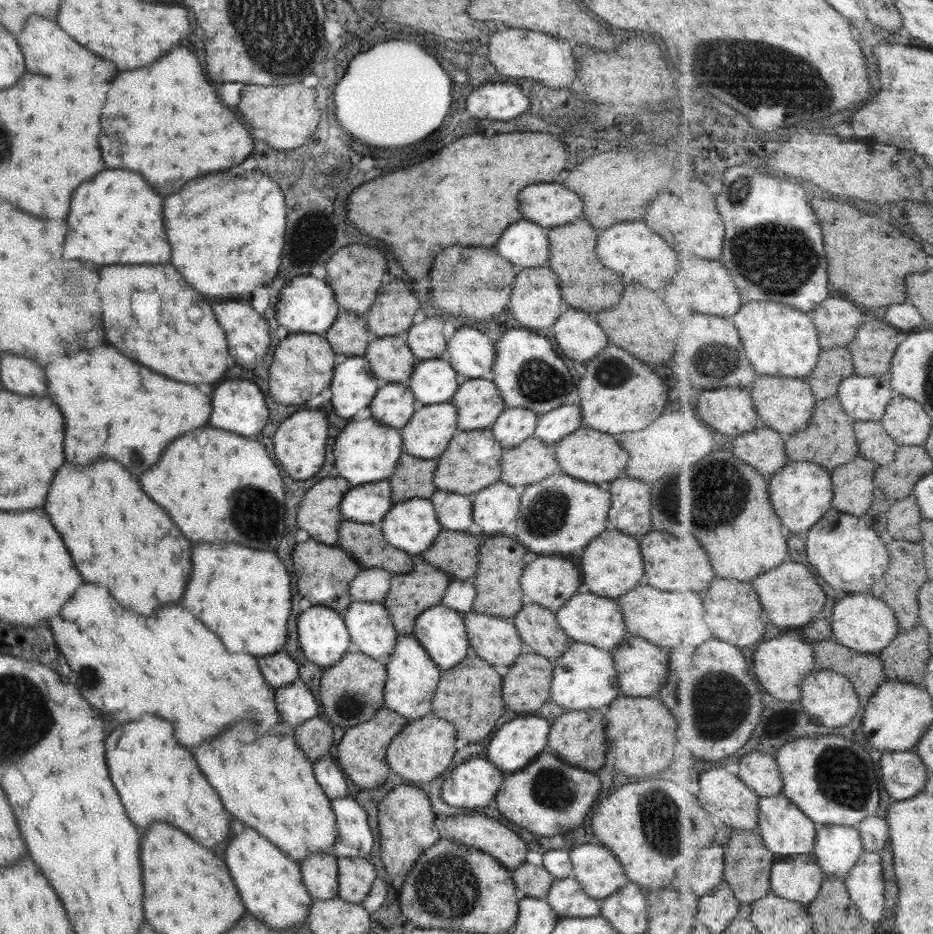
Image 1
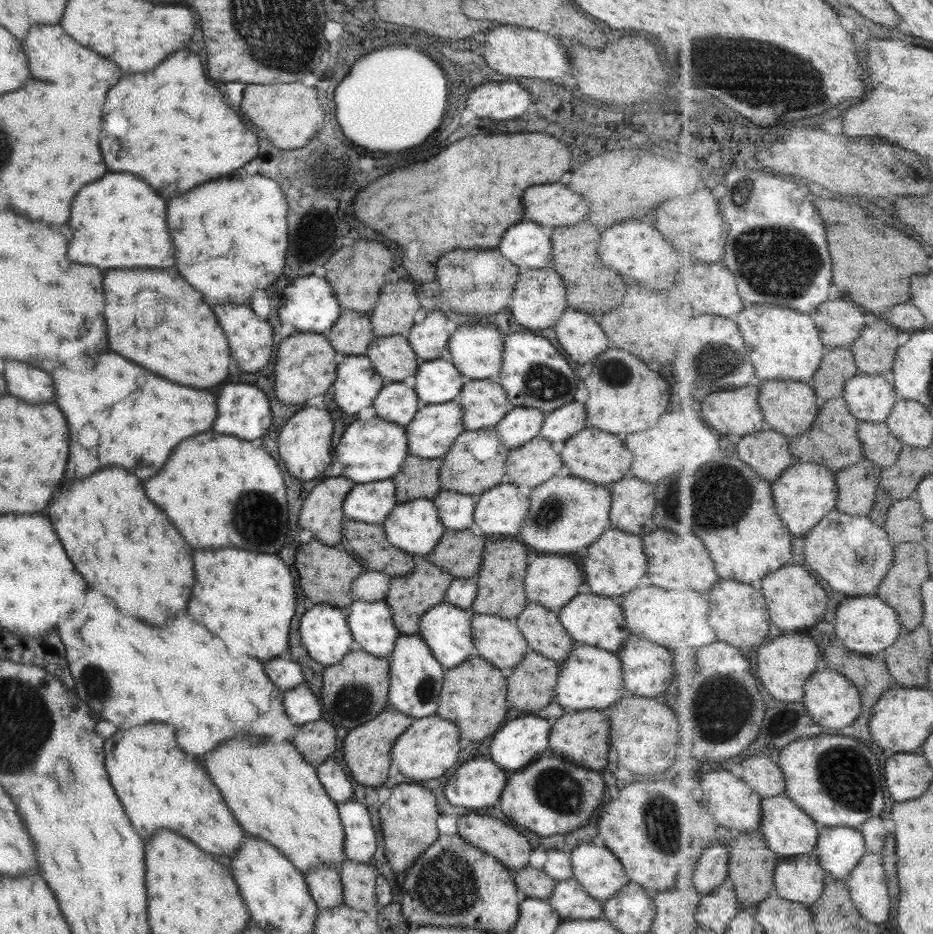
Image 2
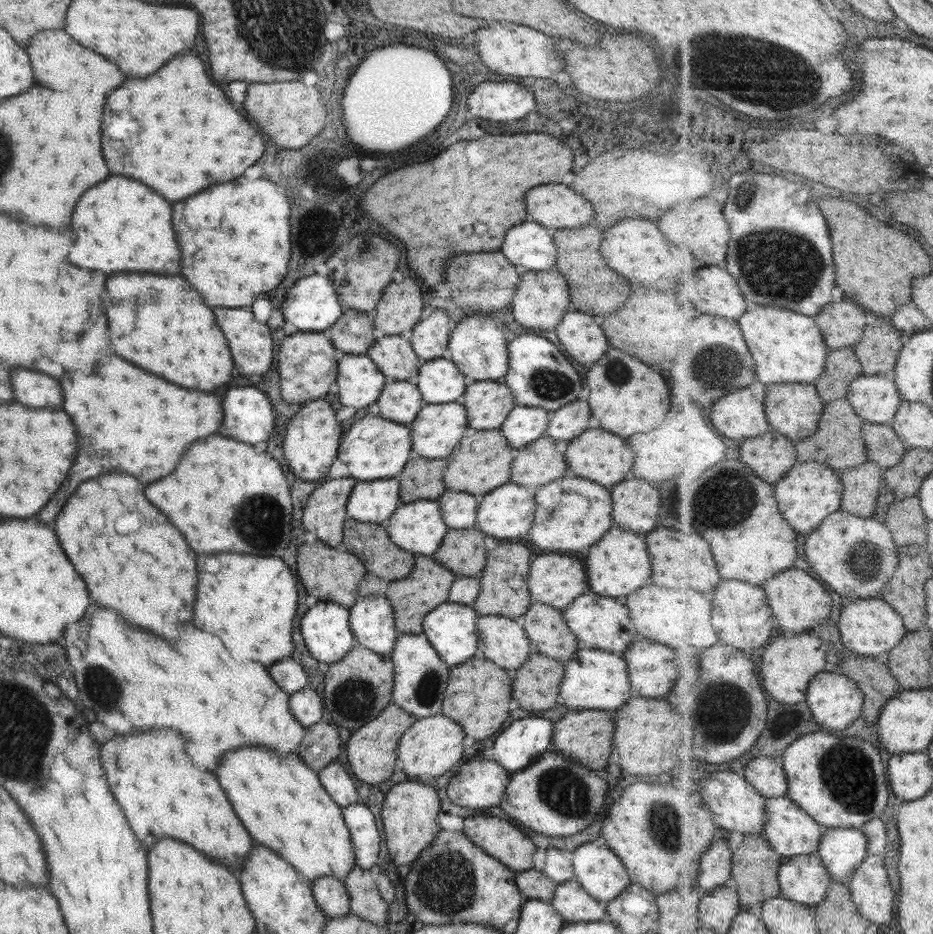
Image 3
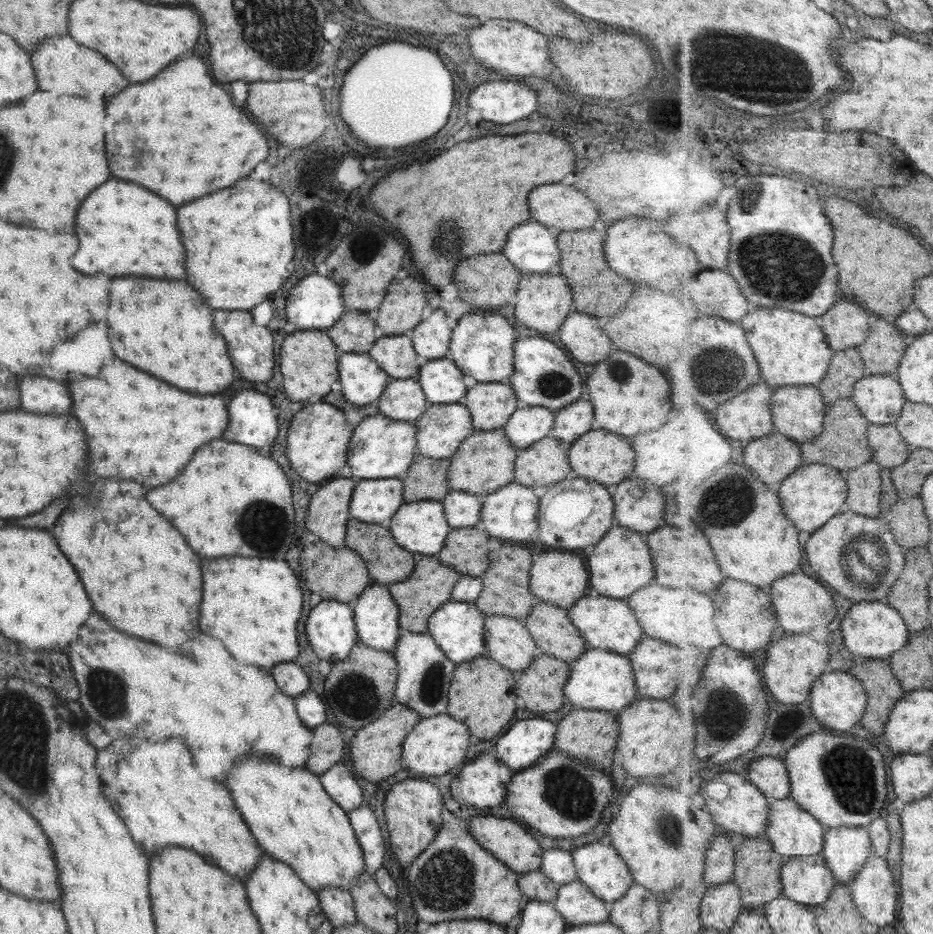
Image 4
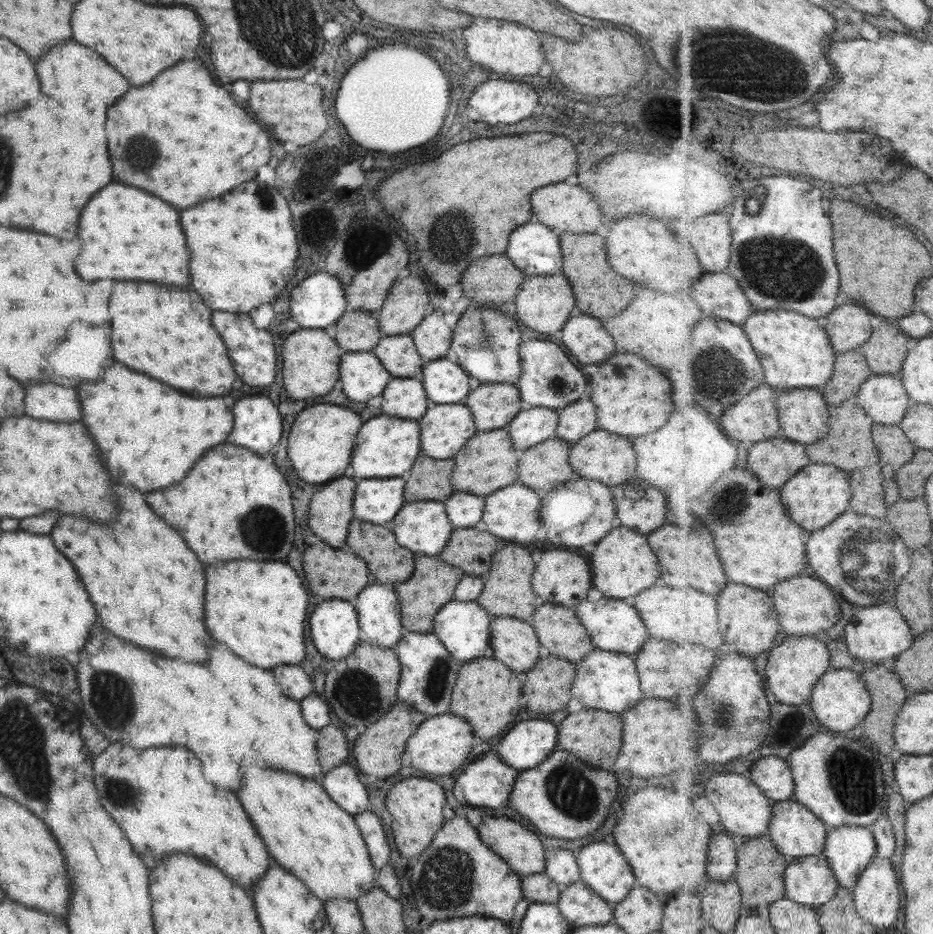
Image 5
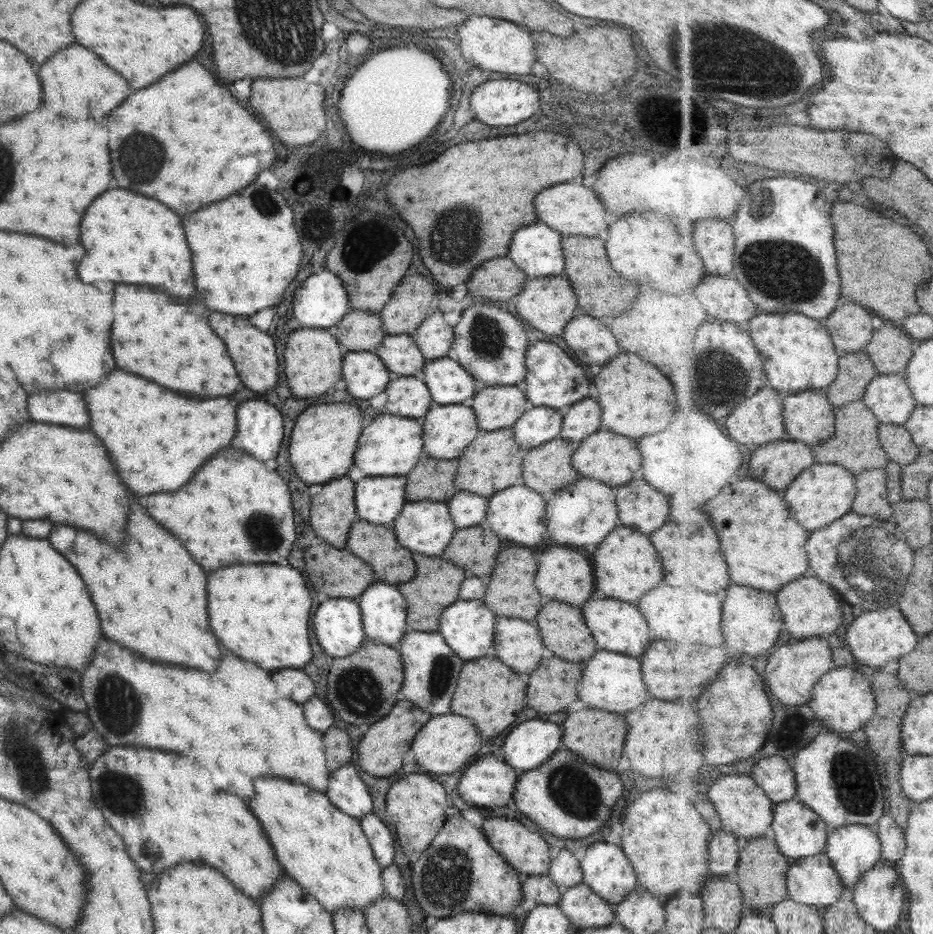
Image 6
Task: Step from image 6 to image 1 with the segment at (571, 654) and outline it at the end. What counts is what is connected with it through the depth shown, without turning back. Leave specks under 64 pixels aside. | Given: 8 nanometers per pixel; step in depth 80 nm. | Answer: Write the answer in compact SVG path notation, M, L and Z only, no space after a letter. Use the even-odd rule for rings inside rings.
M537 604L522 606L514 615L513 625L519 638L543 658L557 658L570 640L555 622L555 616Z

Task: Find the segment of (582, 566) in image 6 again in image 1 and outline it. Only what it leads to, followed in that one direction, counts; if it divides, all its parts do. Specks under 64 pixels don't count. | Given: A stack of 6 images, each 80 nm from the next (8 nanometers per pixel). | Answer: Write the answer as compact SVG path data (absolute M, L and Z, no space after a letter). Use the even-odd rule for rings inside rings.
M541 556L524 566L519 584L526 603L535 602L555 612L581 582L571 562Z

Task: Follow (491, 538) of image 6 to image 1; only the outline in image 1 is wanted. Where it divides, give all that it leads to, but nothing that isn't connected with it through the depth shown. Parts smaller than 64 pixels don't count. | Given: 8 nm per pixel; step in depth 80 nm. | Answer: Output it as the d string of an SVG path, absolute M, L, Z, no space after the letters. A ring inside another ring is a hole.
M441 529L431 546L420 555L427 564L444 572L452 581L470 580L476 573L479 542L467 531L459 533Z

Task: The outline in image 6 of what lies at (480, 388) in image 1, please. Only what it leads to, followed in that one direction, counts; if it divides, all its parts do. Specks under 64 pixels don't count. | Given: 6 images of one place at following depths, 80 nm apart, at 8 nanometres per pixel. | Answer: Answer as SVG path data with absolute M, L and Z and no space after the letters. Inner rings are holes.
M486 386L471 397L470 409L474 412L479 431L492 431L509 428L520 417L529 404L524 392L511 386Z

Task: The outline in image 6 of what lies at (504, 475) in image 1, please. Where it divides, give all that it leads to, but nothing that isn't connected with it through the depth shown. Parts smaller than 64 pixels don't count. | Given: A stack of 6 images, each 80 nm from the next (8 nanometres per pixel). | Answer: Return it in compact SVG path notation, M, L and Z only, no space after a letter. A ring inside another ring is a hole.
M558 437L524 452L521 484L541 494L575 482L579 474L571 466L570 456L577 447L577 442Z

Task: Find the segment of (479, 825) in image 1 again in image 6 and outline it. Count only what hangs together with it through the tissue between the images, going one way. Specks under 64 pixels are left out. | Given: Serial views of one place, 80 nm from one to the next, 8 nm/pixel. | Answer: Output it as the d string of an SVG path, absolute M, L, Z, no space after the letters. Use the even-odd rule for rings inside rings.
M489 818L481 824L481 830L489 846L516 872L528 877L548 871L551 858L547 858L547 844L539 834L505 818Z

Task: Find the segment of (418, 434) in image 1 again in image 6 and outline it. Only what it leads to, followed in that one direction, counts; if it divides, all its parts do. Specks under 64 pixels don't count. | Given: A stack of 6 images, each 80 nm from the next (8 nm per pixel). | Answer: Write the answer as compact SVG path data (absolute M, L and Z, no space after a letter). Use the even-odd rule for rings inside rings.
M431 404L427 414L420 420L423 455L437 460L456 459L459 453L476 438L479 430L476 425L474 412L467 406L459 404Z

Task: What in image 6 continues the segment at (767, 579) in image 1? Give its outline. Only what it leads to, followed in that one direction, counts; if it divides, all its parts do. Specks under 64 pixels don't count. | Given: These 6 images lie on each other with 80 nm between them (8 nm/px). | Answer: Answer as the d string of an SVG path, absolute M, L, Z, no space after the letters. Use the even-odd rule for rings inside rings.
M812 575L783 585L775 592L775 595L778 597L778 603L785 619L786 634L801 639L825 638L833 634L845 620L842 615L841 602L836 593L834 587Z

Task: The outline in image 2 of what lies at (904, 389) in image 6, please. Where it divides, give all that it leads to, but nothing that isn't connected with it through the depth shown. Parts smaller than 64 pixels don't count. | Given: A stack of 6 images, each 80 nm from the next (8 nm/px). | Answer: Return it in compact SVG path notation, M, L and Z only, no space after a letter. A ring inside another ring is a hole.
M855 375L844 385L843 397L861 421L886 422L902 399L894 383L881 375Z

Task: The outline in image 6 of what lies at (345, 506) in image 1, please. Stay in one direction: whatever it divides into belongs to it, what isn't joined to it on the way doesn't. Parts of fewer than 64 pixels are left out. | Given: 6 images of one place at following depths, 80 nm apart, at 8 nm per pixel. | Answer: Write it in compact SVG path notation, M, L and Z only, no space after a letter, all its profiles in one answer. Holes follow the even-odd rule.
M404 476L363 477L354 484L356 518L369 524L391 524L406 503Z

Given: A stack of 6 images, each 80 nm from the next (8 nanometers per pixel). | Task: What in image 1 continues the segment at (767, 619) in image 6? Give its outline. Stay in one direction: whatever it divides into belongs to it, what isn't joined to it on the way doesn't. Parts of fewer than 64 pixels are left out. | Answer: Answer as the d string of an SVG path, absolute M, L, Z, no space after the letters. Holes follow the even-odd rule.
M717 576L710 586L707 592L701 592L699 596L703 598L706 607L705 619L715 638L731 642L740 648L758 644L757 640L761 640L761 636L765 634L767 614L752 583Z

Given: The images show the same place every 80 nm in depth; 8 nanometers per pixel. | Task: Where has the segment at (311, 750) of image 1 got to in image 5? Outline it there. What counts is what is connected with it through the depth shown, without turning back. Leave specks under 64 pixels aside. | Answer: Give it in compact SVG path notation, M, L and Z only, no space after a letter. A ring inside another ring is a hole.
M327 724L321 727L317 736L315 741L315 750L319 762L317 783L320 783L320 779L327 774L327 771L345 762L349 748L347 748L347 741L343 738L343 731L333 725Z

